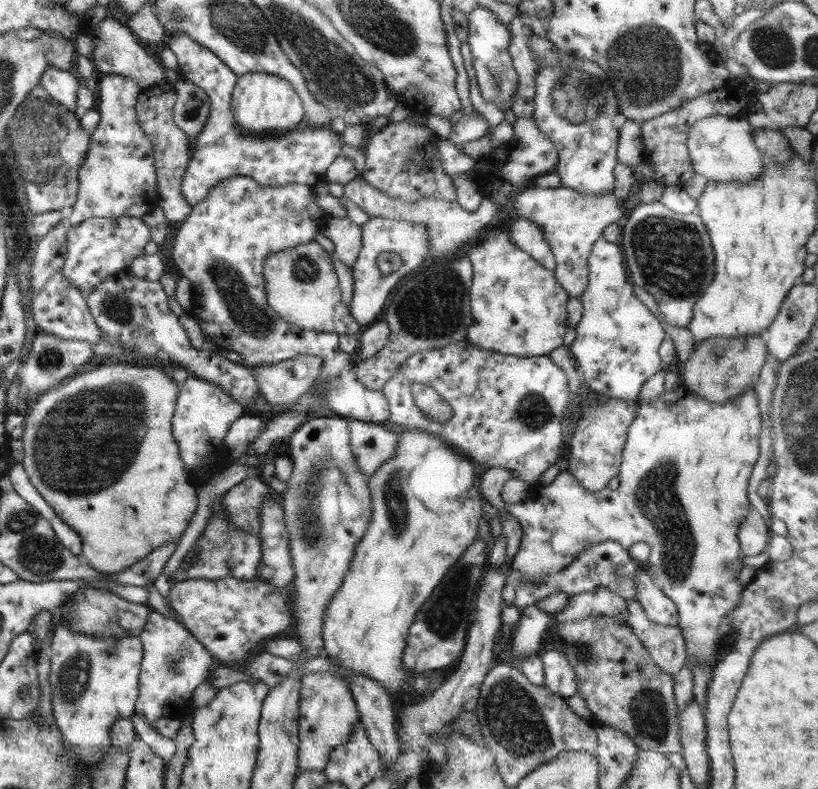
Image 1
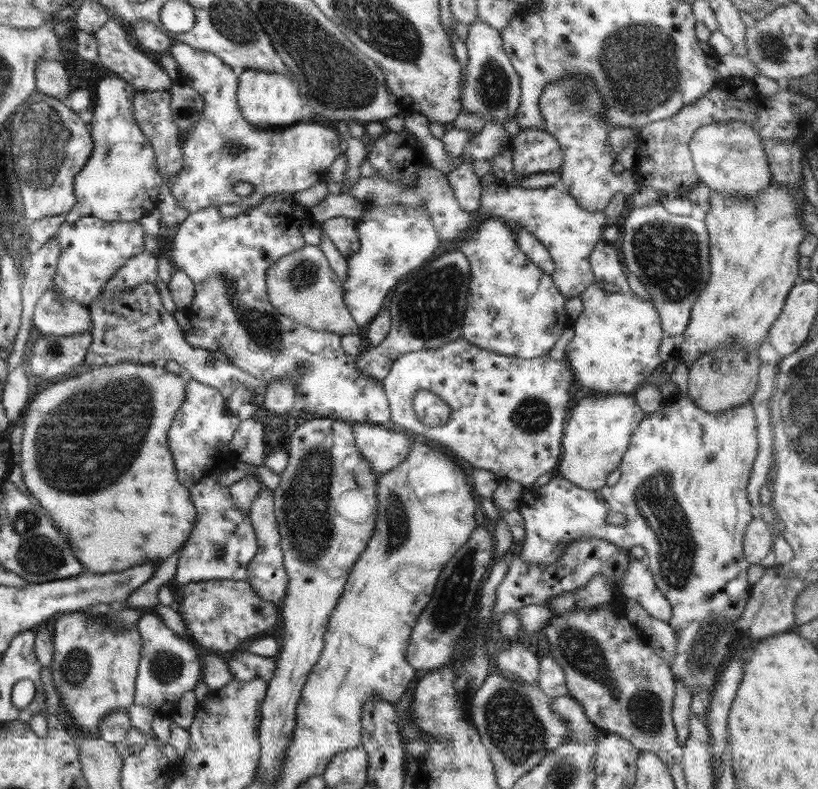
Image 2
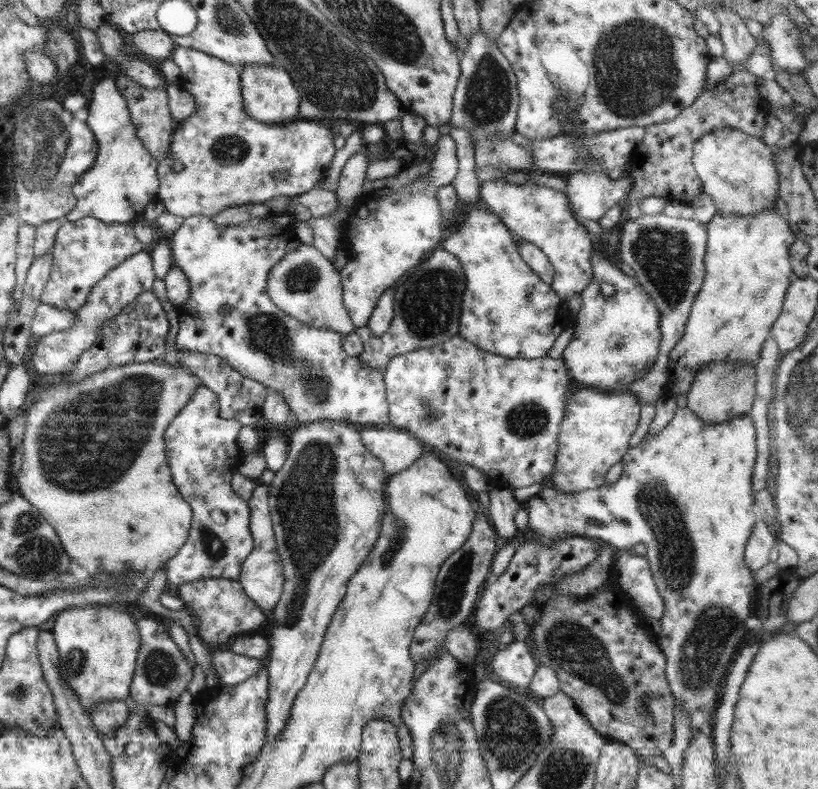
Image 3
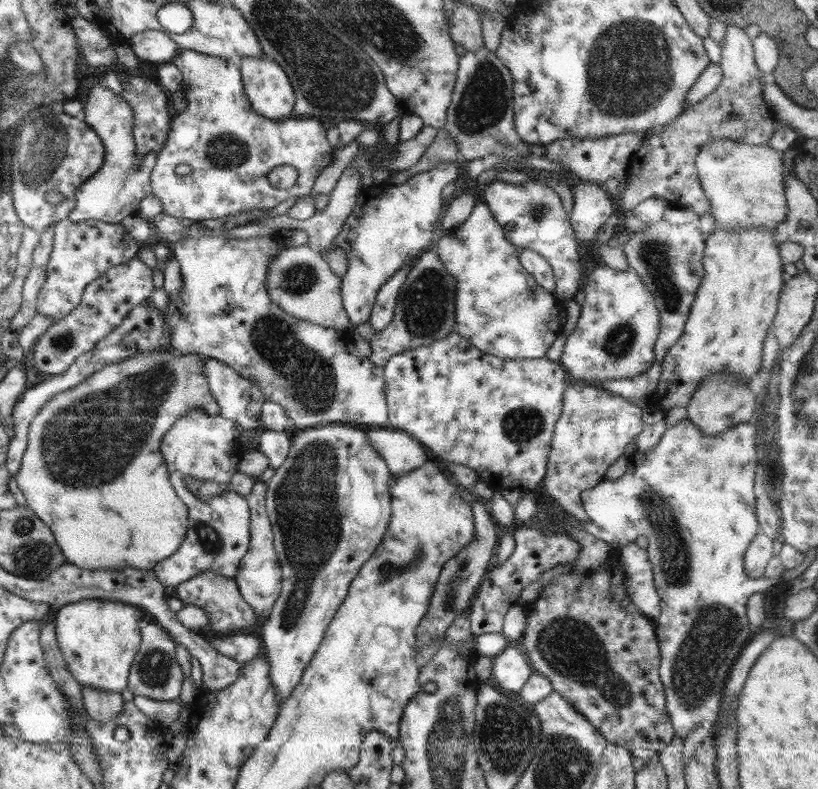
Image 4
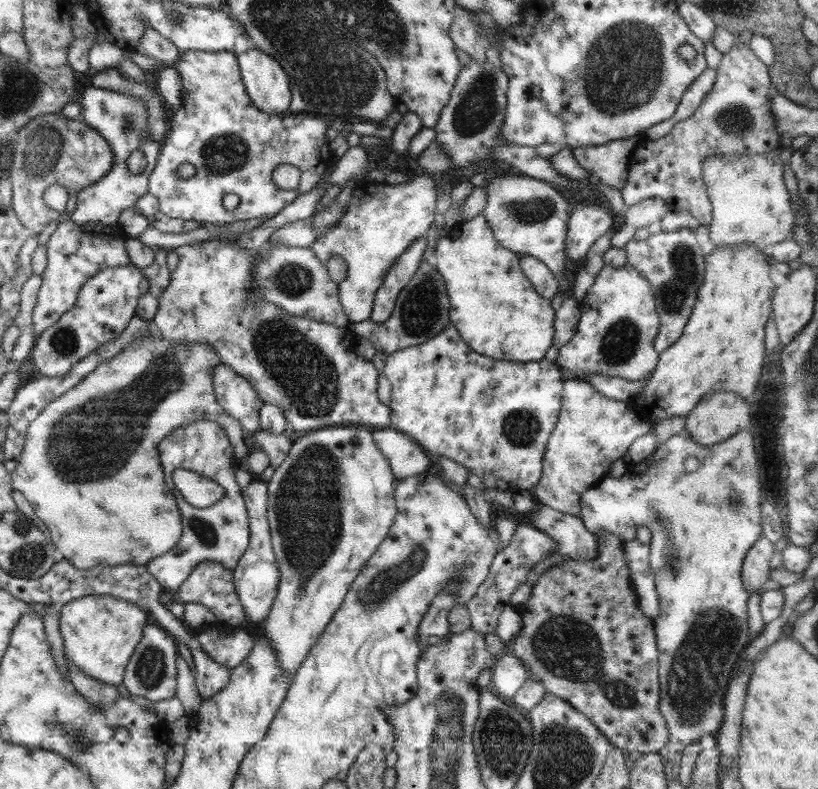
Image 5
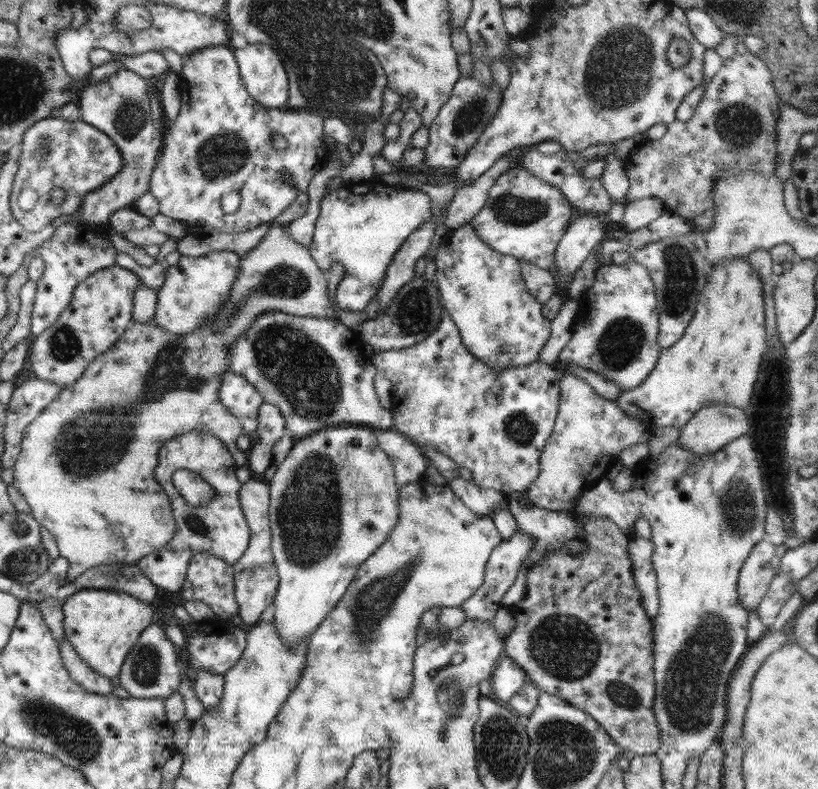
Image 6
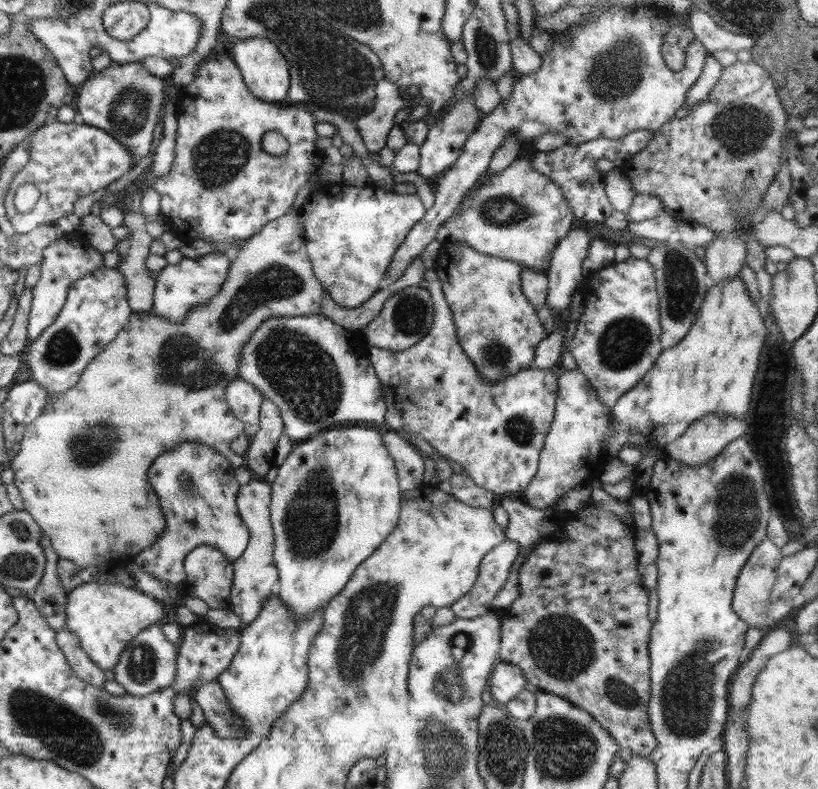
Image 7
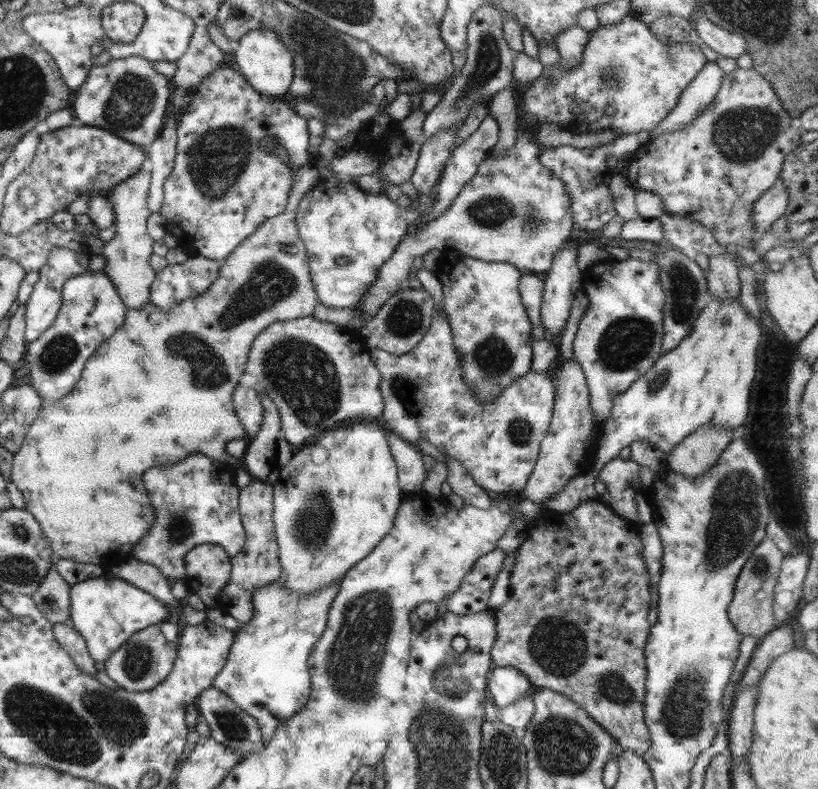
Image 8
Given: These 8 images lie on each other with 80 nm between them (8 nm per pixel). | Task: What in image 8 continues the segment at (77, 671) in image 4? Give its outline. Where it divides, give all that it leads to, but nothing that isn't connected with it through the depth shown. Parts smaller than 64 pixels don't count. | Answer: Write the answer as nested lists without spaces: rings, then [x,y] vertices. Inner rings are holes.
[[[108,569],[99,578],[78,582],[70,590],[70,622],[84,638],[90,657],[100,662],[110,658],[135,632],[150,625],[160,627],[168,616],[165,606],[148,592],[110,574]]]

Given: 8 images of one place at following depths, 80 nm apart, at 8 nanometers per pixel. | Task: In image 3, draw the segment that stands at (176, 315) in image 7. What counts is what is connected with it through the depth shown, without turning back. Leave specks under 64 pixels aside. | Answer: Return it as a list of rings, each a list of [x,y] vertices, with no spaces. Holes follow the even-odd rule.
[[[269,215],[264,217],[256,217],[256,219],[248,220],[241,225],[235,227],[216,227],[212,222],[212,217],[190,216],[184,219],[182,226],[177,228],[172,238],[172,243],[169,245],[173,256],[173,264],[176,265],[186,275],[190,283],[190,296],[184,305],[177,307],[178,311],[183,317],[179,319],[179,330],[175,340],[177,350],[195,350],[196,352],[203,352],[204,354],[215,354],[223,358],[234,370],[240,371],[244,377],[252,378],[256,382],[266,386],[269,390],[279,392],[285,398],[286,404],[289,409],[294,412],[296,420],[300,425],[310,424],[317,420],[334,420],[338,422],[358,422],[358,424],[385,424],[389,423],[389,404],[385,393],[385,382],[383,372],[366,366],[358,357],[348,356],[344,352],[342,341],[343,335],[333,330],[321,329],[320,327],[311,327],[303,322],[297,321],[292,315],[286,314],[280,310],[270,300],[267,293],[267,276],[269,270],[280,259],[287,255],[289,252],[296,250],[302,246],[302,243],[293,234],[293,230],[285,228],[284,226],[274,226],[272,223],[262,223],[262,219],[268,218]]]

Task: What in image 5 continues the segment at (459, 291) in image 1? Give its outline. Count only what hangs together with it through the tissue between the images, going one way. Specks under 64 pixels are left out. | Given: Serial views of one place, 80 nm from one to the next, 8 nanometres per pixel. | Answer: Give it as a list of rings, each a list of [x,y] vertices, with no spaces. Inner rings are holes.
[[[421,261],[410,282],[399,292],[391,317],[386,322],[377,323],[370,318],[359,323],[350,322],[347,327],[356,336],[364,337],[372,343],[375,355],[371,361],[376,368],[382,368],[385,358],[389,354],[411,346],[421,345],[441,333],[450,323],[450,305],[445,280],[435,267],[434,262]]]

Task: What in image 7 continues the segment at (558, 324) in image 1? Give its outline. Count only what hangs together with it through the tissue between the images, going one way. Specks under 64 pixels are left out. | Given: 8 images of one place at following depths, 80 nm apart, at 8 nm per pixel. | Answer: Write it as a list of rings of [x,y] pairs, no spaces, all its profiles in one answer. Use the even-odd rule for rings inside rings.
[[[449,242],[443,245],[437,256],[435,270],[453,316],[459,345],[488,383],[498,383],[509,374],[516,374],[531,367],[536,345],[548,336],[544,325],[538,319],[536,309],[523,293],[520,277],[522,269],[523,266],[517,262],[480,254],[466,243]]]

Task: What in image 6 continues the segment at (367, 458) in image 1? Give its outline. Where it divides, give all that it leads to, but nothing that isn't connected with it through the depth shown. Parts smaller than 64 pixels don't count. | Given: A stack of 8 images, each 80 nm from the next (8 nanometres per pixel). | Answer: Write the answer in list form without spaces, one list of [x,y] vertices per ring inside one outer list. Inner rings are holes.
[[[392,429],[377,430],[376,438],[379,447],[392,461],[398,487],[406,486],[425,474],[430,461],[411,439]]]

